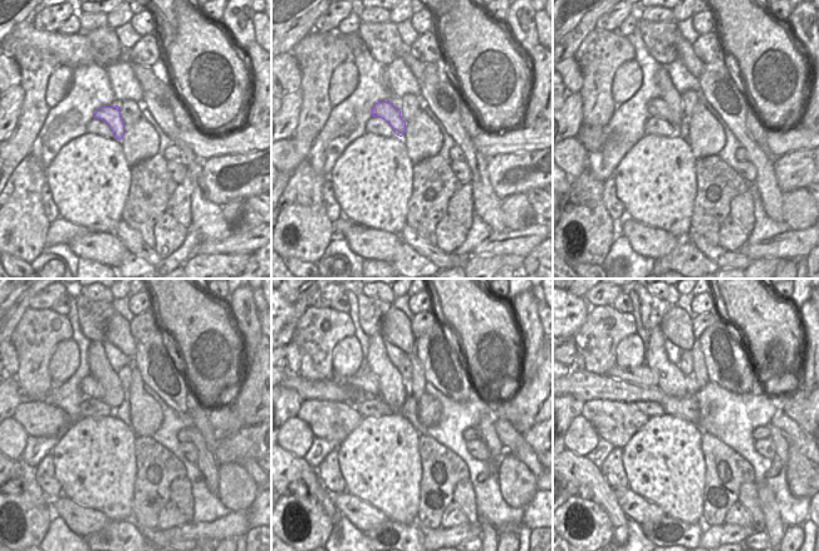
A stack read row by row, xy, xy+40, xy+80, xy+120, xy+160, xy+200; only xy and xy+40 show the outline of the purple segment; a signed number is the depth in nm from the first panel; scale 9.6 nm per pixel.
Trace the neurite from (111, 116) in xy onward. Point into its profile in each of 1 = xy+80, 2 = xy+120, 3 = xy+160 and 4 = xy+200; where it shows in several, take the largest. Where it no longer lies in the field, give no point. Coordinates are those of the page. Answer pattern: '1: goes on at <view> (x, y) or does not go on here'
1: goes on at xy+80 (657, 107)
2: goes on at xy+120 (91, 387)
3: goes on at xy+160 (367, 382)
4: goes on at xy+200 (641, 375)

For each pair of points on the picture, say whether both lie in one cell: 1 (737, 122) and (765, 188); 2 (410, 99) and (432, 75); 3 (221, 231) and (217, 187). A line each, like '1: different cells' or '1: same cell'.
1: same cell
2: different cells
3: different cells

